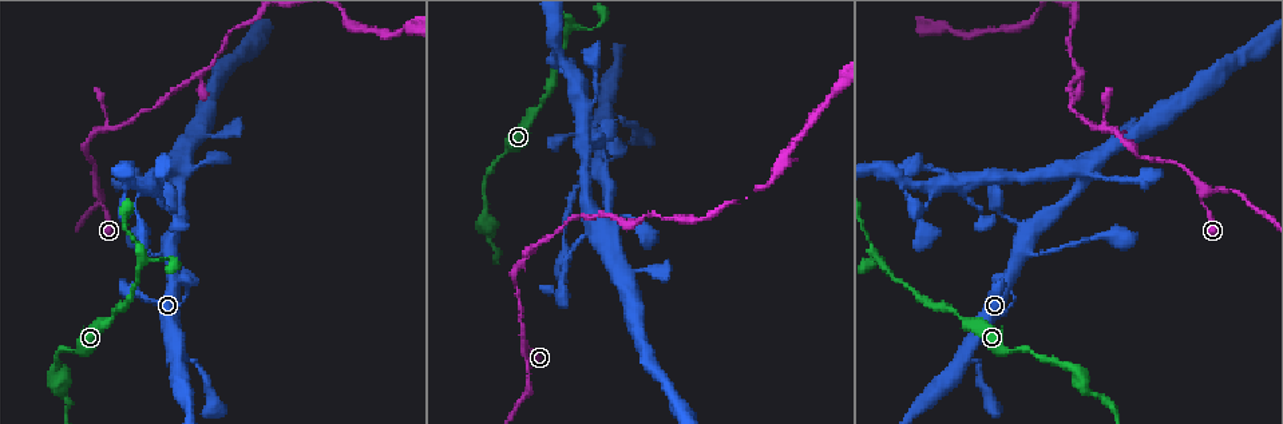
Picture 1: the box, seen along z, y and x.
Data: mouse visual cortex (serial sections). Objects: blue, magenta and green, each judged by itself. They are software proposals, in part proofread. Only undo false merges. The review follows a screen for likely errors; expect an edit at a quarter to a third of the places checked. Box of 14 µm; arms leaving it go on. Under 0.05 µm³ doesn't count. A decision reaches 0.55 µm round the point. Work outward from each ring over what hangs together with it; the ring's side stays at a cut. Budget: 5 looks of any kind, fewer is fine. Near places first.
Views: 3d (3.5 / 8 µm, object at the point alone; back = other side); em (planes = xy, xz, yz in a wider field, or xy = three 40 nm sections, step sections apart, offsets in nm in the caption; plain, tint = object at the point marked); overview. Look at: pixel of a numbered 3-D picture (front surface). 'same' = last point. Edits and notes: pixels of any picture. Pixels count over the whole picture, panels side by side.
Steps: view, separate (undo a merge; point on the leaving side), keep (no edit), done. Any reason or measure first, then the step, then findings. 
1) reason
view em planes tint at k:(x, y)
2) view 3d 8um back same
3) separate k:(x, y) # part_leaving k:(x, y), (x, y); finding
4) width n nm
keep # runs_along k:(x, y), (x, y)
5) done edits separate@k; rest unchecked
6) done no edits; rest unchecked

arms part here
view 3d 3.5um at 1:(1203, 193)

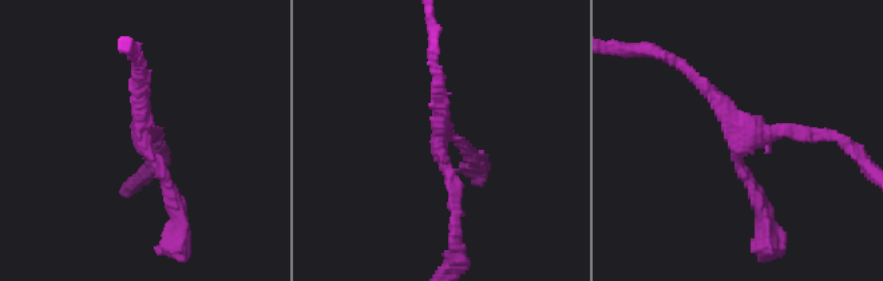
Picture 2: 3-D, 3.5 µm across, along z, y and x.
now the EM
view em xy step 5 tint at 2:(138, 142)

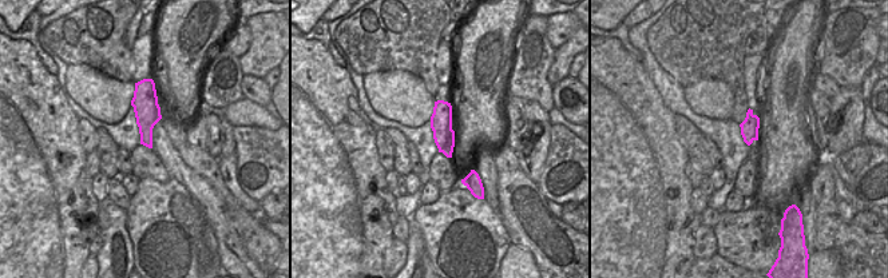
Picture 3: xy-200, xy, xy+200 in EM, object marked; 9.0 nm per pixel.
view em xy step 1 tint same

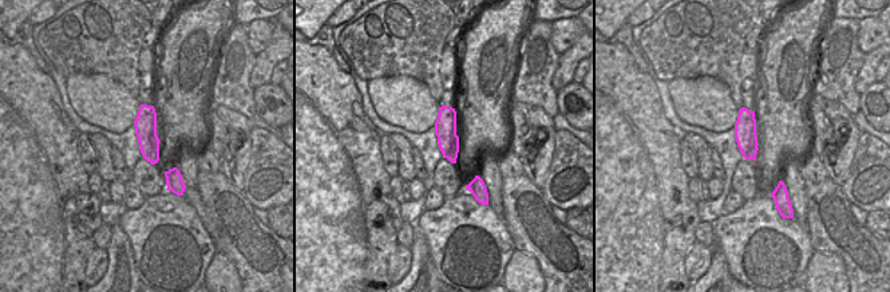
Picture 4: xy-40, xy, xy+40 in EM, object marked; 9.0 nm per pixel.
keep # runs_along 2:(760, 213), (743, 131), (688, 70); all the same cell

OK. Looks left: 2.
a narrow waist
view 3d 3.5um at 1:(576, 76)

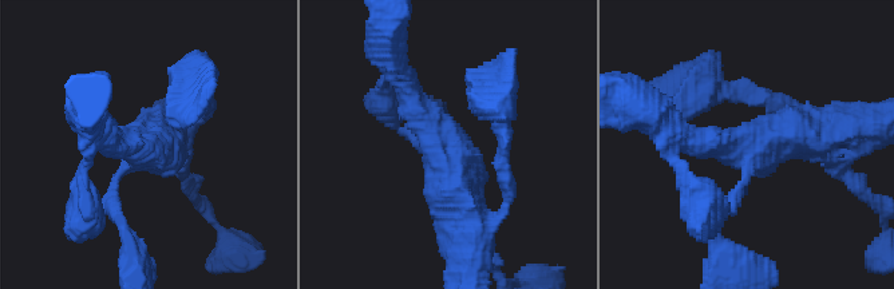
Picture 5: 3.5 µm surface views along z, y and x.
arms 3; arm_widths 150, 300, 500 nm; need the tissue
view em xy step 1 tint at 5:(749, 152)

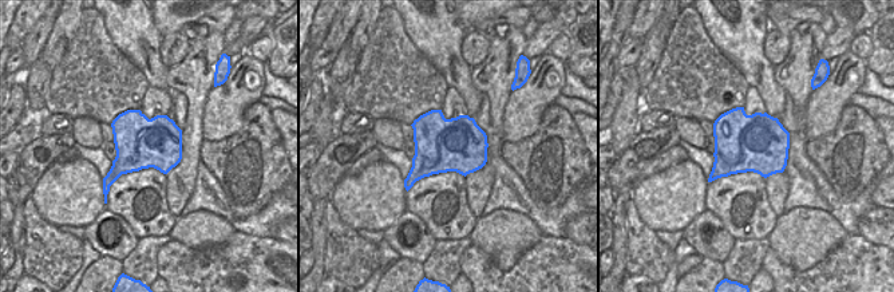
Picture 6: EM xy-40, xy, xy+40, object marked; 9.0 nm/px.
keep # runs_along 5:(473, 228), (443, 138), (398, 76); one cell here

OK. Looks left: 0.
done no edits; rest unchecked

